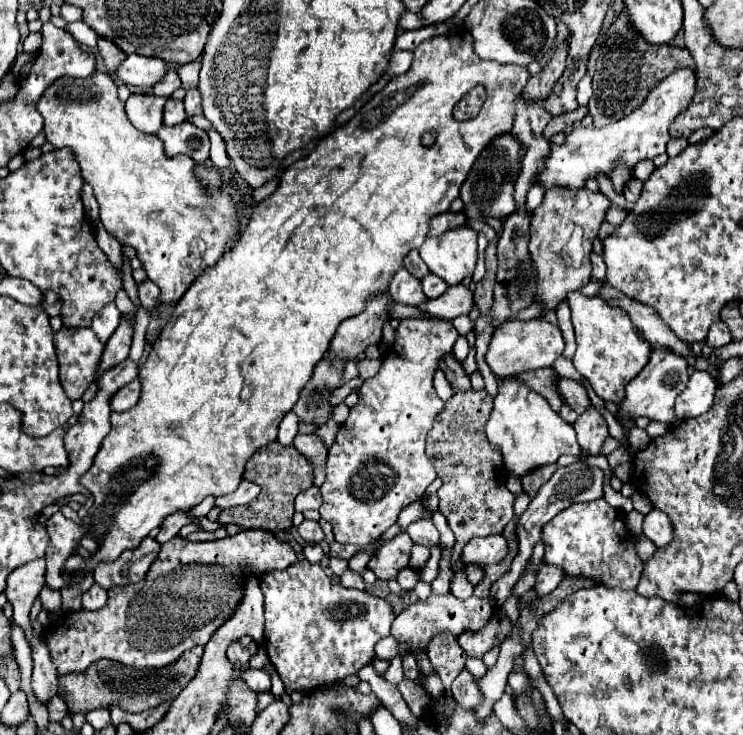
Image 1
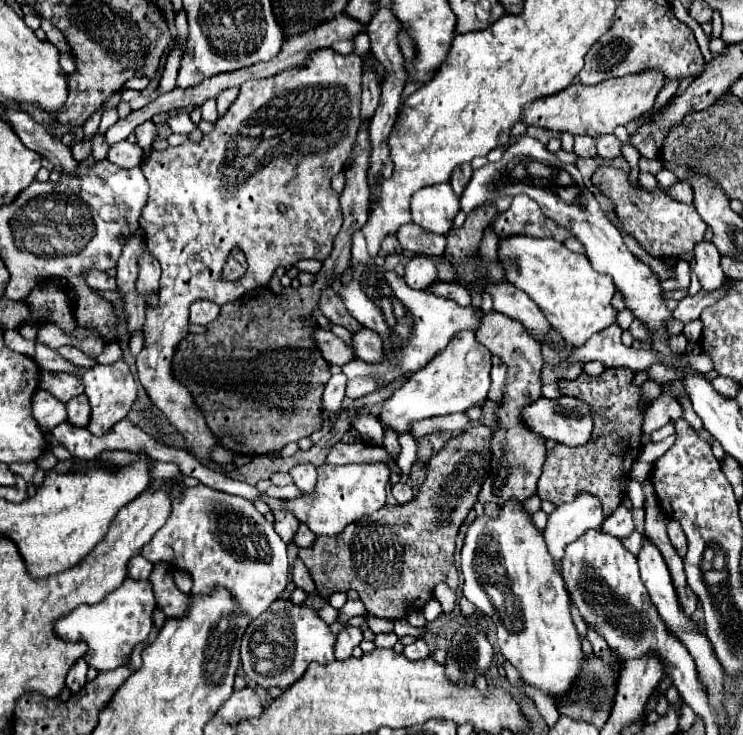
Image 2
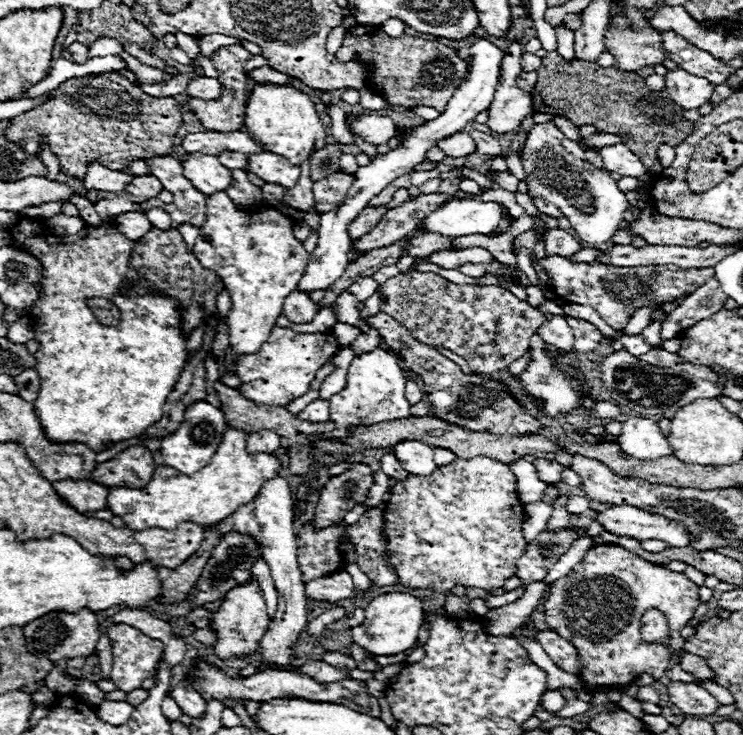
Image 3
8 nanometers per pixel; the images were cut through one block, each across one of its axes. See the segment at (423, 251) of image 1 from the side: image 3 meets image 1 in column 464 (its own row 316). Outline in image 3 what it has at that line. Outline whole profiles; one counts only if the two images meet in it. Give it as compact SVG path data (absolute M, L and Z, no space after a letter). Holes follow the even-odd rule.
M216 192L208 196L206 206L206 224L200 228L200 236L194 244L194 256L200 260L204 268L214 270L232 296L232 310L228 312L228 330L230 330L230 348L226 350L226 366L234 372L234 356L258 352L266 342L270 330L276 324L276 318L282 314L284 298L298 288L302 280L310 254L304 244L294 236L294 220L282 216L282 212L274 206L266 206L260 210L238 210L226 192Z

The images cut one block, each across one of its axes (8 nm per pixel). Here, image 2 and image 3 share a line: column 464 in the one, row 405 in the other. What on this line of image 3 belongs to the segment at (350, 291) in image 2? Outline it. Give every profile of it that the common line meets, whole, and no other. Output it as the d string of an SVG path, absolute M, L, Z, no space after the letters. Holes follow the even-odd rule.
M314 400L314 402L310 402L302 412L298 412L296 416L298 416L300 420L314 422L314 424L318 424L318 422L328 422L328 420L330 420L328 408L330 408L330 404L328 404L326 400Z

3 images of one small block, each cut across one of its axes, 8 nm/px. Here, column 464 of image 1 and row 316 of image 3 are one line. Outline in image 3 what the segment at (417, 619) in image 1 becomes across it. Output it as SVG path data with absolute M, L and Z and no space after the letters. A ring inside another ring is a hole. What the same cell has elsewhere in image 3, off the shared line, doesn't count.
M546 254L544 258L538 258L536 262L550 274L550 288L558 296L566 296L568 292L574 294L574 304L592 306L600 314L600 318L616 330L622 330L638 308L644 308L650 304L664 304L670 300L680 300L692 294L708 278L714 276L712 268L676 268L676 266L620 268L620 266L596 264L596 262L578 264L566 256L556 256L556 254ZM654 270L658 270L658 276L654 276Z

